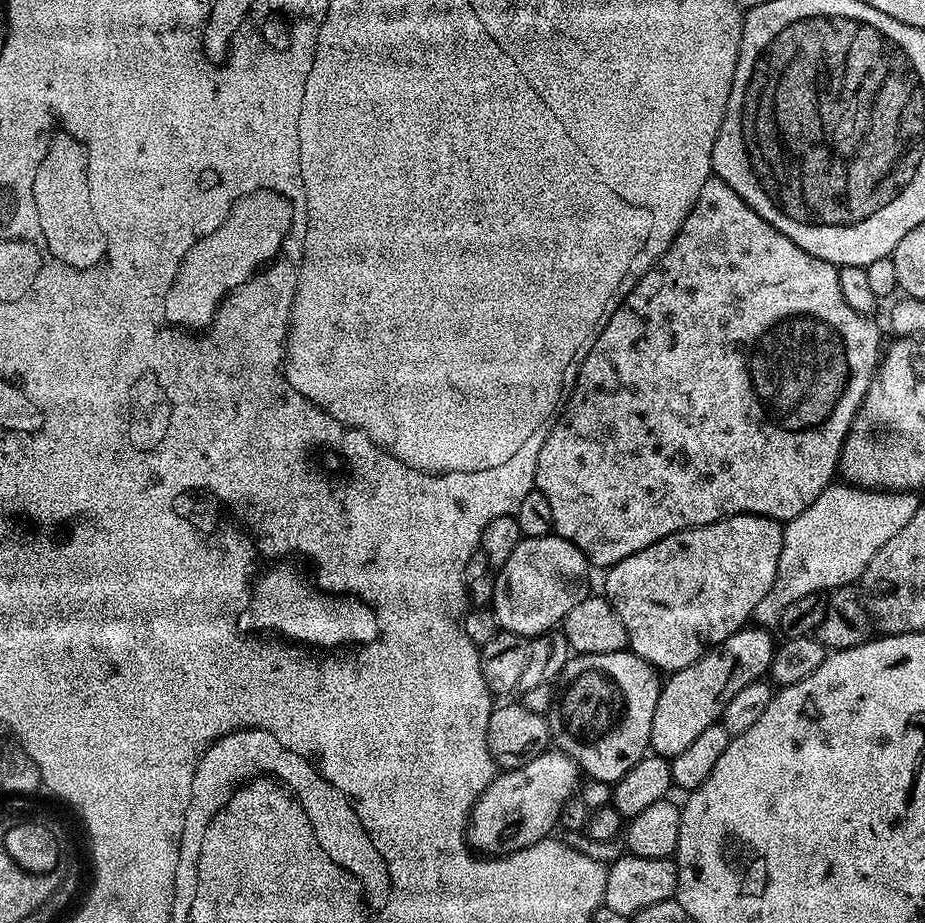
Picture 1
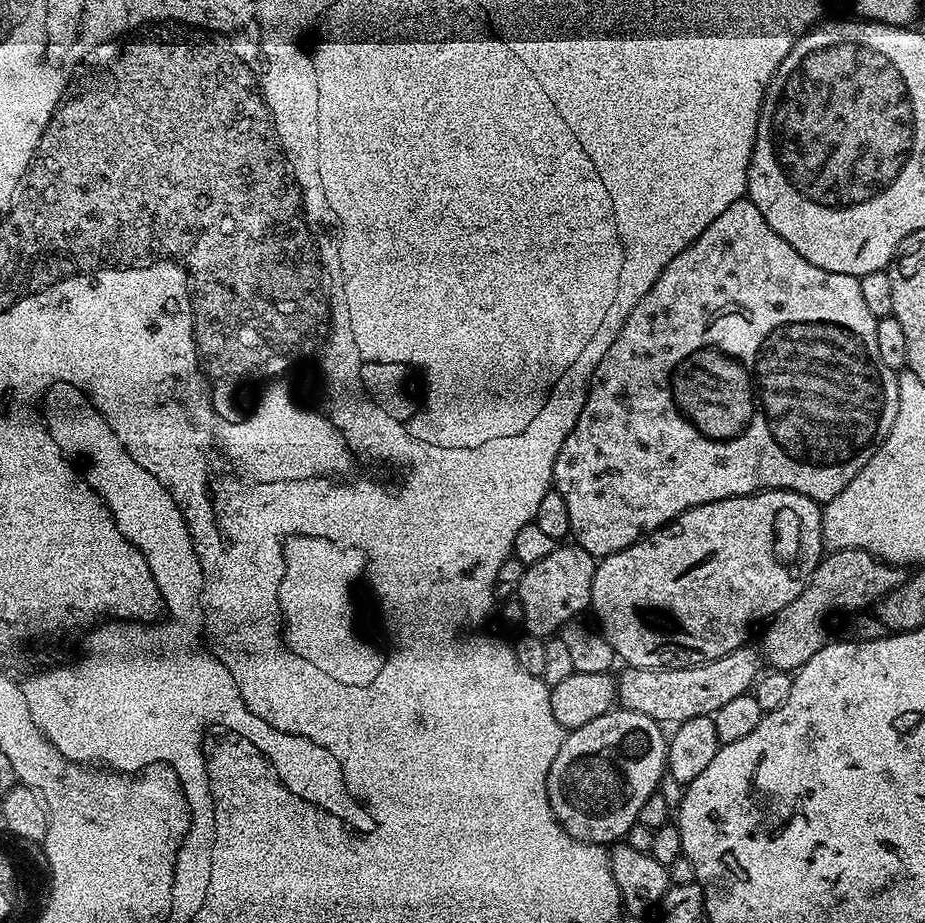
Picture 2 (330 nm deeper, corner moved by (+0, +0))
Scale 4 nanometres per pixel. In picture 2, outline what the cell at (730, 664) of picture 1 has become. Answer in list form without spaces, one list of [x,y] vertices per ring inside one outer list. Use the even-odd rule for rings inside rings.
[[[837,548],[829,551],[821,559],[802,594],[798,594],[798,598],[794,598],[794,602],[790,602],[790,606],[783,608],[777,616],[771,617],[767,625],[769,628],[764,632],[763,659],[765,656],[775,671],[795,673],[797,668],[810,662],[810,658],[814,658],[818,650],[829,644],[830,625],[839,612],[856,614],[875,605],[881,596],[904,583],[905,573],[900,572],[903,571],[897,565],[885,564],[857,548]]]

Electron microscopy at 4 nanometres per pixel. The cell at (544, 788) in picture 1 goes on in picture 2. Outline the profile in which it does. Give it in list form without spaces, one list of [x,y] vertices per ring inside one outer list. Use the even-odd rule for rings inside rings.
[[[617,707],[615,710],[594,718],[594,722],[586,722],[586,726],[571,729],[562,742],[562,750],[558,750],[558,758],[554,758],[554,766],[550,766],[550,774],[546,780],[546,790],[550,798],[550,810],[554,810],[554,818],[575,838],[587,844],[612,846],[627,837],[630,826],[638,823],[642,805],[661,787],[660,779],[665,779],[668,766],[668,736],[659,720],[646,718],[646,714],[631,712],[628,708]]]

